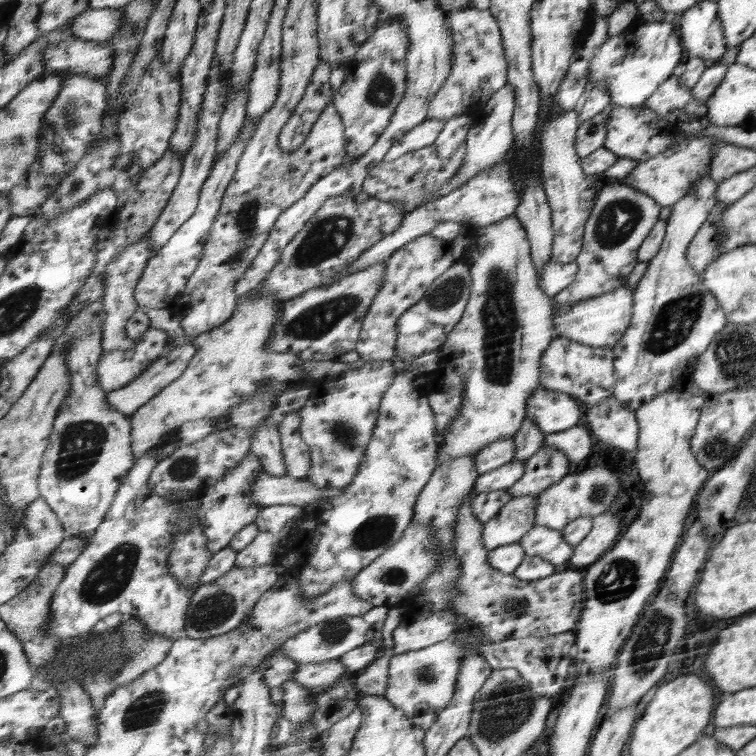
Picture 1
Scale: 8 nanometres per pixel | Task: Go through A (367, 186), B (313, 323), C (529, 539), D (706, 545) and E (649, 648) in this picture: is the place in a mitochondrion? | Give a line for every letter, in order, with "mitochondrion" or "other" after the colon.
A: other
B: mitochondrion
C: other
D: other
E: mitochondrion

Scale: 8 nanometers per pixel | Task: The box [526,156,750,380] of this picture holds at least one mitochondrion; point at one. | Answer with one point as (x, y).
(675, 321)

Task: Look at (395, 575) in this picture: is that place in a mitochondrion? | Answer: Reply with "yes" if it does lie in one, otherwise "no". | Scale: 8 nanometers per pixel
yes

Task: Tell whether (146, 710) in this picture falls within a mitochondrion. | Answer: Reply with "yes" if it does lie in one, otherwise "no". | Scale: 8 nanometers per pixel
yes

